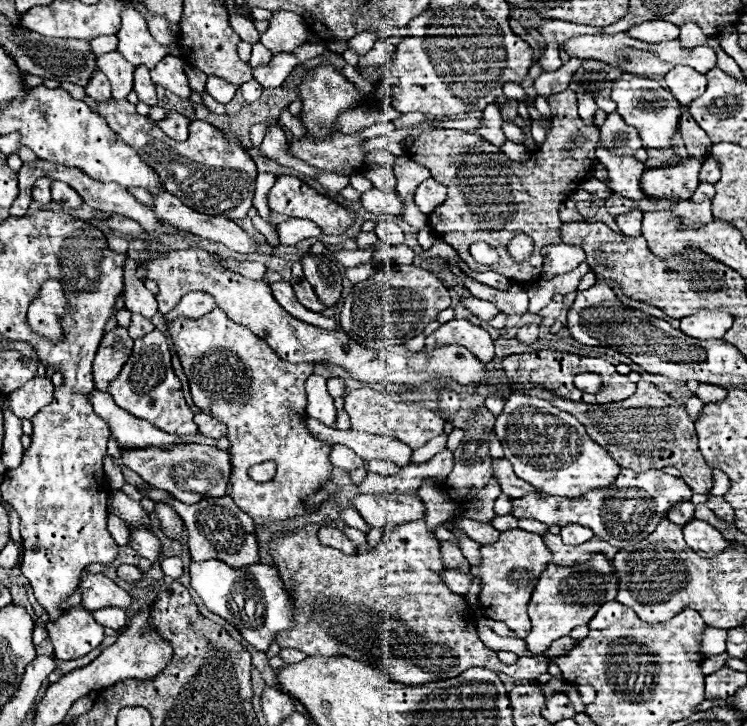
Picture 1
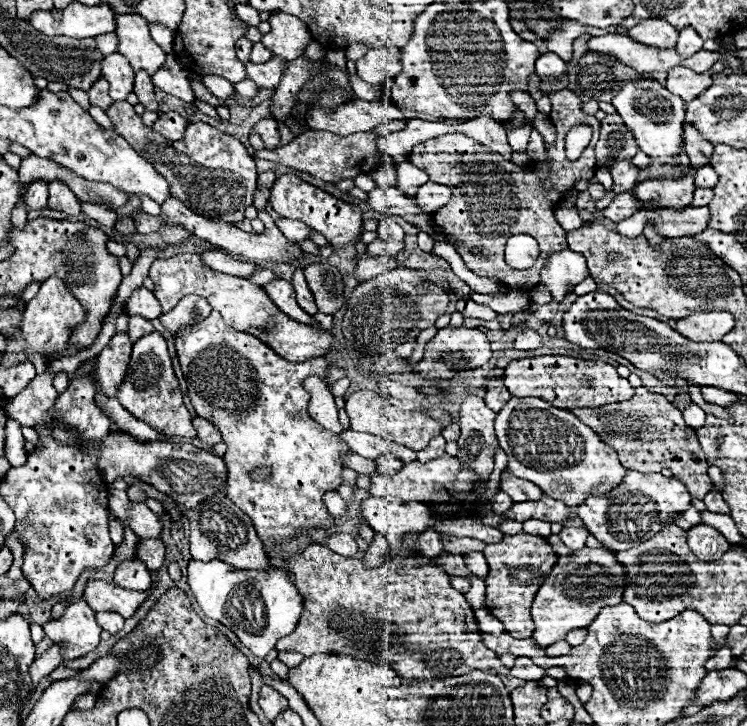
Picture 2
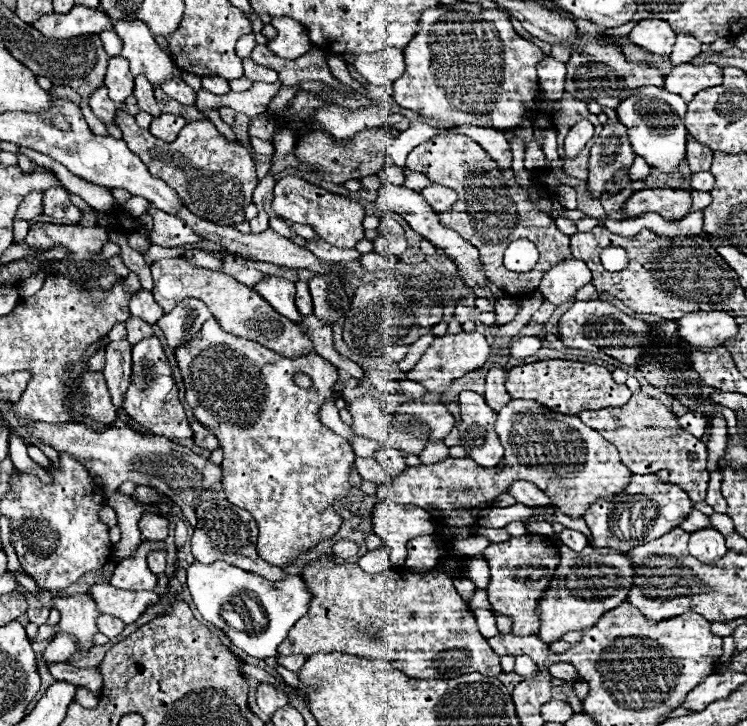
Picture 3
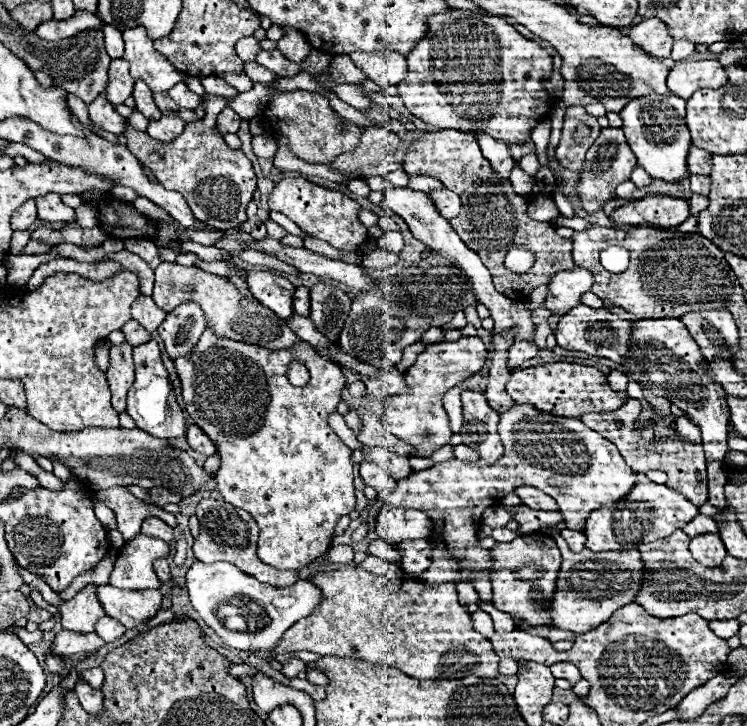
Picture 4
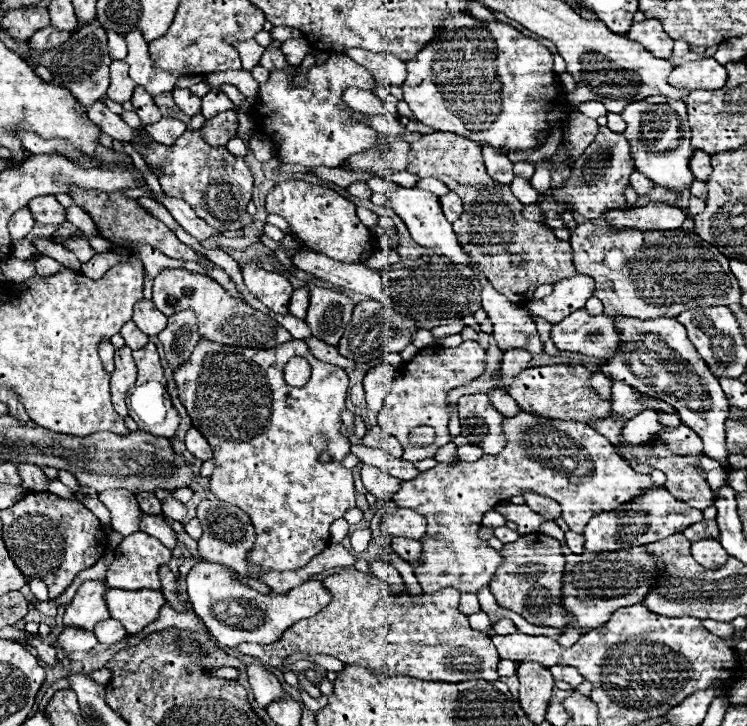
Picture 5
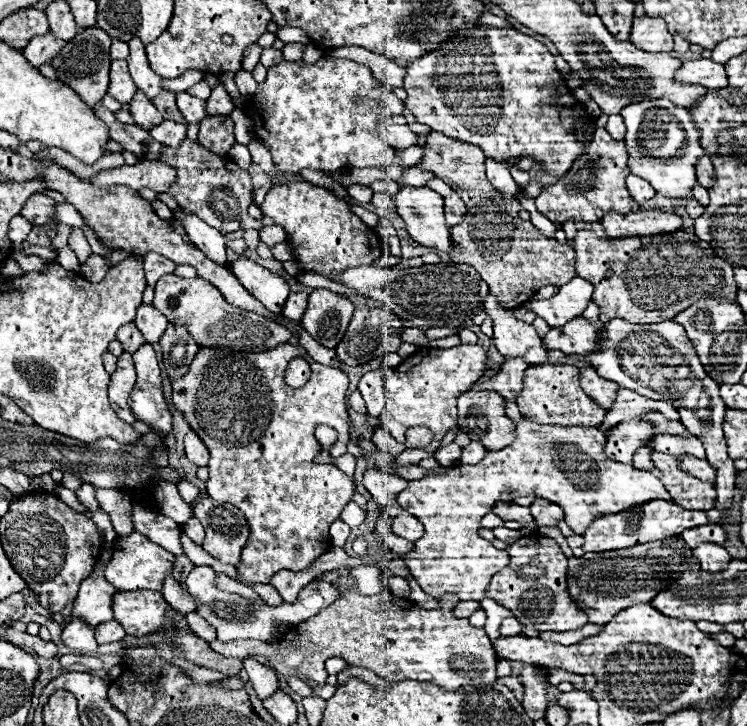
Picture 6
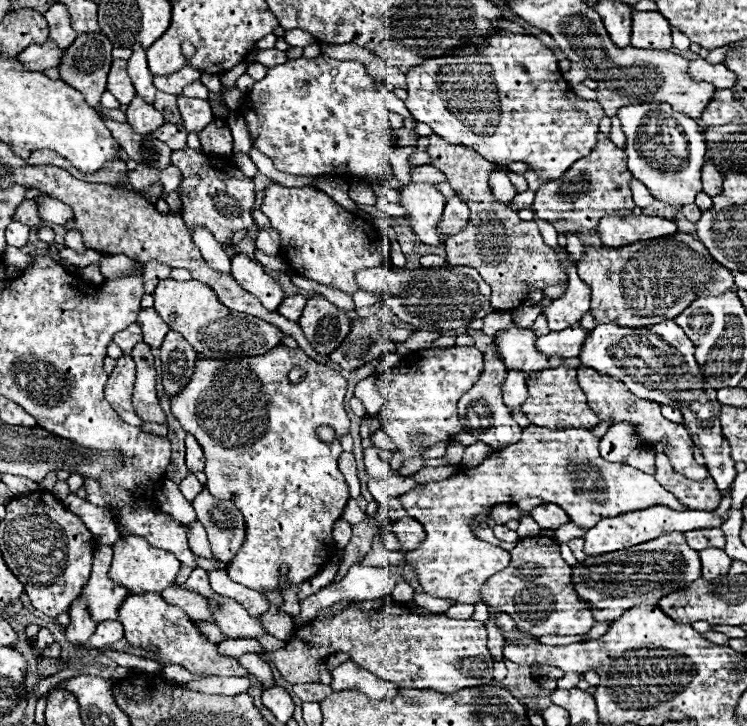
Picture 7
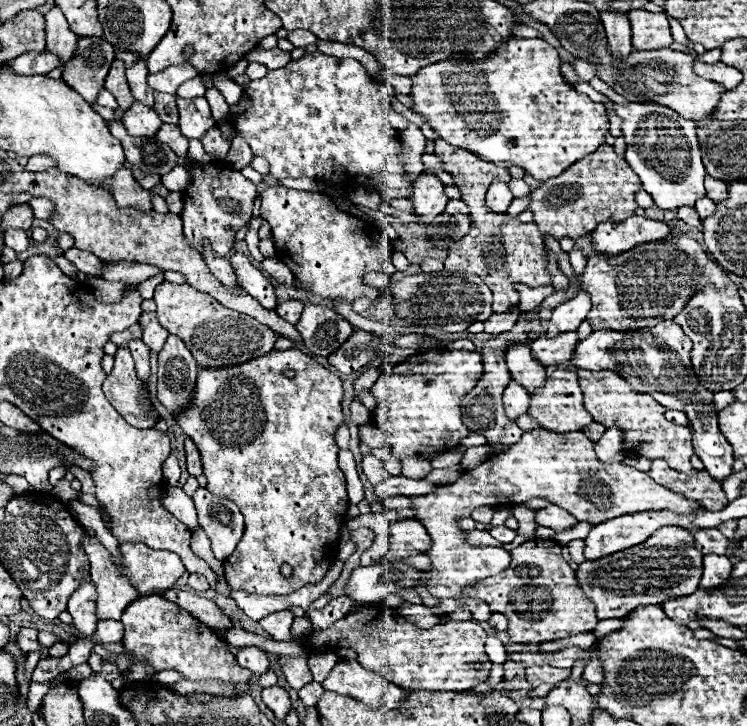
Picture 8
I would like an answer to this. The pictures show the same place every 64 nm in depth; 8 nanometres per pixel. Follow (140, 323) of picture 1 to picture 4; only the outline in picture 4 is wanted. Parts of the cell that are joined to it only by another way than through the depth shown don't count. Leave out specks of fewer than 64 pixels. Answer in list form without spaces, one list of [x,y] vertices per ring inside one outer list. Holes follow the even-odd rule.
[[[128,320],[128,324],[124,324],[122,332],[124,332],[126,342],[130,346],[140,346],[140,344],[146,344],[150,340],[150,332],[140,328],[140,324],[136,320]]]

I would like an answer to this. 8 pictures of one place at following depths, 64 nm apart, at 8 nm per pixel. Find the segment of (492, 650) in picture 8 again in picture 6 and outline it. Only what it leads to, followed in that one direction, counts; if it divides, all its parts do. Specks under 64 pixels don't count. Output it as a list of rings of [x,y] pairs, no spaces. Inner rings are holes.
[[[484,598],[484,600],[480,602],[480,606],[482,606],[482,608],[484,608],[484,612],[488,614],[488,622],[486,622],[484,630],[488,632],[490,640],[494,642],[494,640],[498,640],[498,638],[500,638],[500,632],[498,632],[500,622],[502,622],[506,616],[512,616],[512,612],[508,612],[506,608],[502,608],[500,604],[496,604],[496,602],[494,602],[494,600],[490,600],[490,598]]]

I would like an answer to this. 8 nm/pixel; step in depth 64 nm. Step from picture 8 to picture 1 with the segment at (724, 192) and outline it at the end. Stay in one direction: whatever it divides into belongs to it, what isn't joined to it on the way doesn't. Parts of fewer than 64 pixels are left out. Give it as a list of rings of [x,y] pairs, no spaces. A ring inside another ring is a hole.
[[[688,110],[682,112],[680,118],[680,134],[684,138],[684,146],[690,156],[696,156],[696,160],[706,160],[712,150],[712,142],[706,136],[706,132],[688,116]]]

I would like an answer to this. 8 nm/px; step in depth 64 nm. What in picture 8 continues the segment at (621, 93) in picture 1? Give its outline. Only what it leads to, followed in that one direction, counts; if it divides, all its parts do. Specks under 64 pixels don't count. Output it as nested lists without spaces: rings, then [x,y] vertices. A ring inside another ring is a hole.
[[[616,104],[616,114],[624,118],[622,132],[626,138],[626,162],[640,176],[644,190],[652,196],[660,210],[676,210],[694,206],[700,196],[706,196],[704,178],[706,170],[700,160],[700,146],[696,138],[696,122],[680,118],[660,104]]]

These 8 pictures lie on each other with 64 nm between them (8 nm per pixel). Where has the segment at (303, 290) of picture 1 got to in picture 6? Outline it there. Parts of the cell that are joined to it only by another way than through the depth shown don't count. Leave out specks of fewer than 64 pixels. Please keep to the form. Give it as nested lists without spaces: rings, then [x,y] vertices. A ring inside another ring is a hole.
[[[292,292],[282,308],[282,316],[290,318],[290,320],[302,320],[302,314],[306,310],[308,304],[308,294],[306,292]]]

